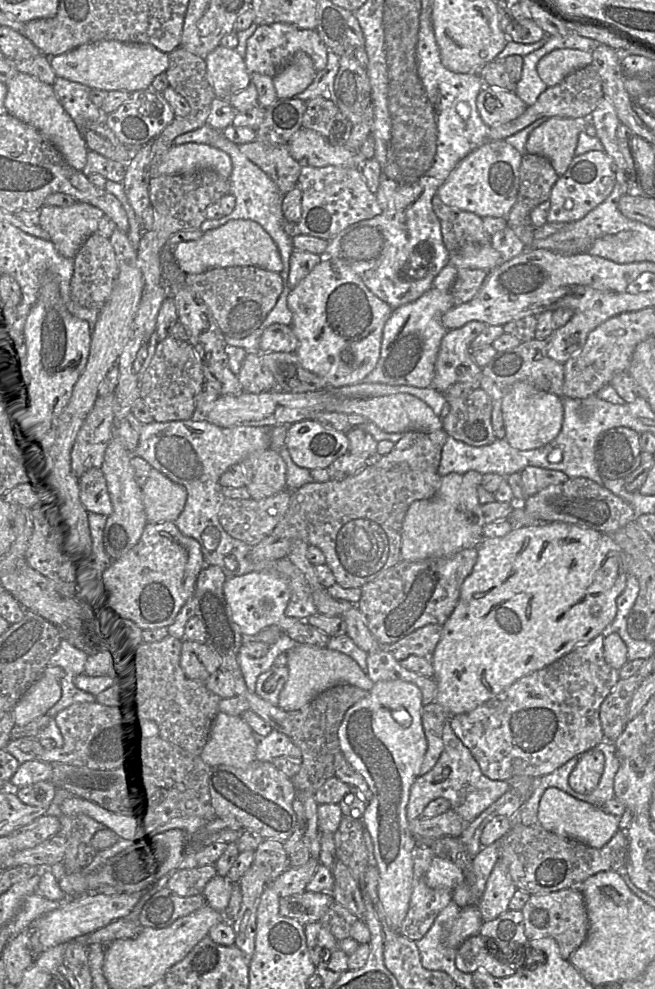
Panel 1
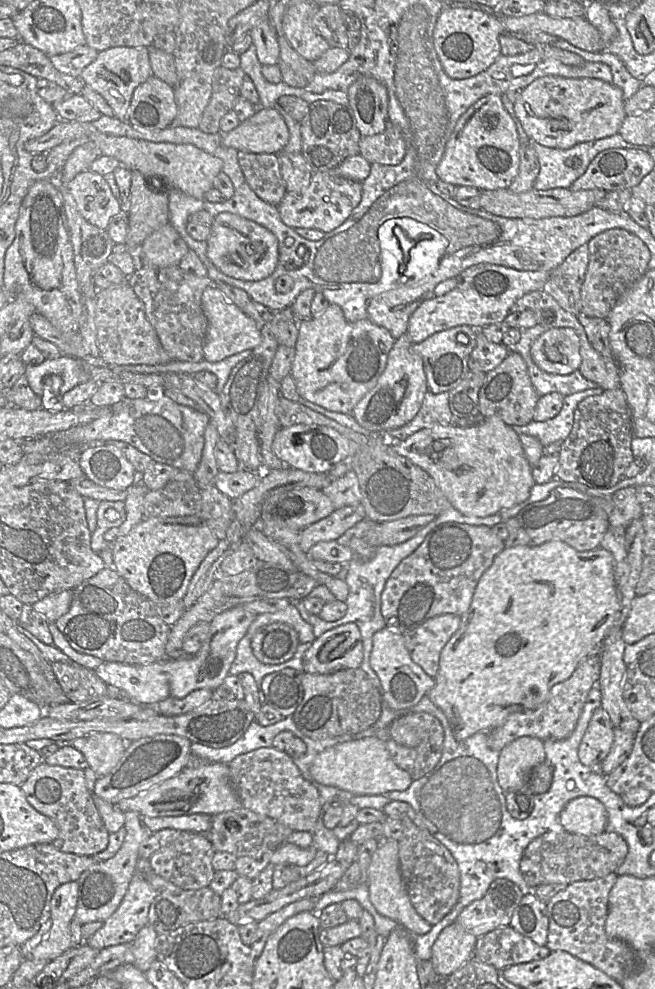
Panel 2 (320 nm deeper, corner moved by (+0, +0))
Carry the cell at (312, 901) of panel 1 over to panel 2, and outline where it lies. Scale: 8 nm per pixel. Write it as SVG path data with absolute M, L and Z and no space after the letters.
M304 898L286 905L258 922L254 941L250 945L253 956L257 958L261 955L269 936L288 918L304 911L313 912L314 908L315 899Z

